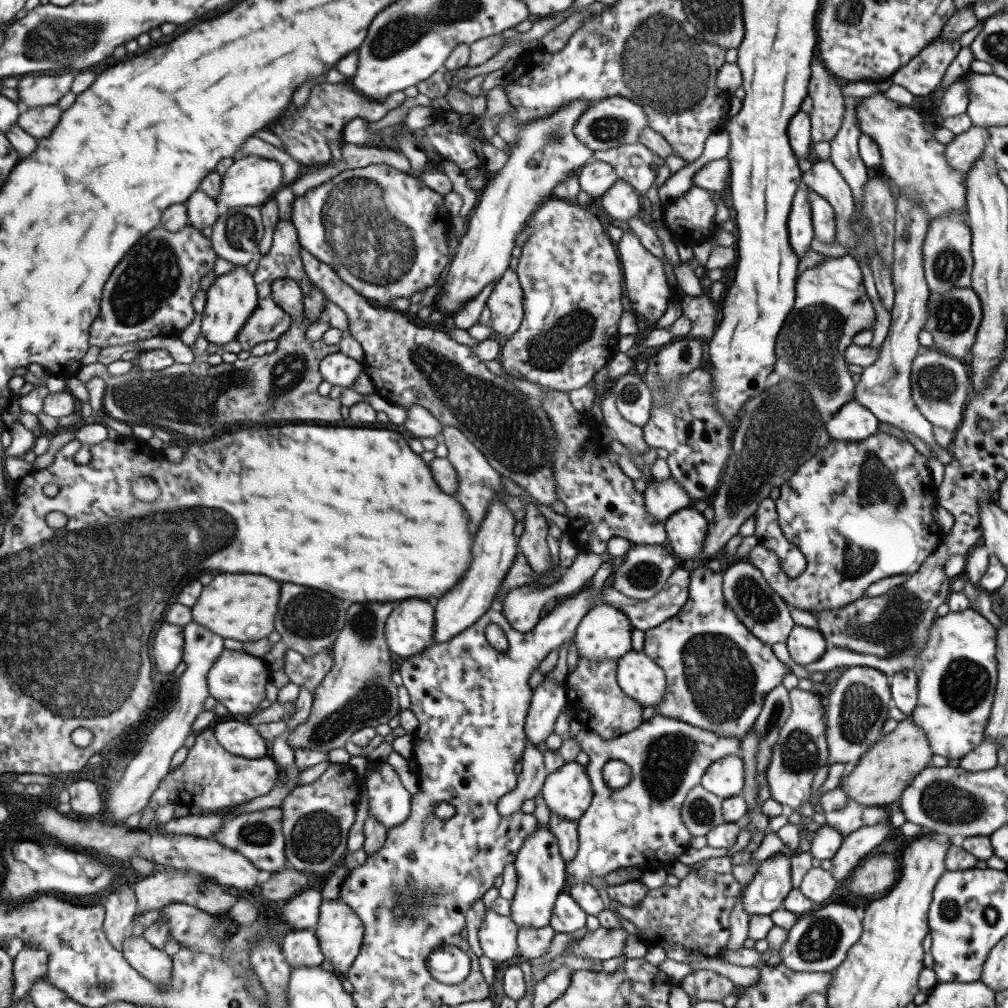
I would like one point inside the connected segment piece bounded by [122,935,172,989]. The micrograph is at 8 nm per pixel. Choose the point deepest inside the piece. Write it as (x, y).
(155, 964)

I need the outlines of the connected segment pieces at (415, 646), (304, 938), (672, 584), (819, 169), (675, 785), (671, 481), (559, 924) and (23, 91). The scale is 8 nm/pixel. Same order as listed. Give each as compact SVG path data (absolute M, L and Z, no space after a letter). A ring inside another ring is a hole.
M419 598L394 604L384 623L388 650L399 659L409 659L429 646L433 634L434 609Z
M313 929L290 930L281 942L281 954L291 970L300 966L312 967L320 965L324 960L323 953Z
M680 565L667 578L666 586L649 600L633 600L611 587L602 592L601 604L619 609L633 628L646 631L679 612L687 602L689 578L690 569Z
M827 160L812 162L811 168L801 172L800 182L829 202L835 212L835 244L843 247L856 246L854 234L850 230L850 215L854 213L849 185L843 180L838 168Z
M564 707L561 708L552 732L556 732L562 740L575 739L580 744L580 750L587 754L588 760L583 766L590 780L592 797L589 806L577 821L578 849L575 851L575 856L565 863L565 888L580 882L588 882L588 878L603 877L612 870L627 866L636 867L641 871L669 870L678 856L690 847L690 832L683 826L680 818L680 808L687 791L700 784L702 774L712 762L724 756L739 755L740 742L735 737L722 737L716 732L659 714L643 720L637 728L610 739L601 738L587 729L581 729L570 736L569 721ZM609 759L623 761L631 769L629 782L623 788L609 788L602 779L602 766Z
M671 476L659 482L651 479L642 496L646 511L662 523L672 512L687 507L691 502L687 491Z
M564 891L557 895L548 922L555 933L571 933L573 930L579 930L583 928L585 921L585 912L579 908L569 893Z
M71 72L69 74L63 74L62 76L25 76L22 77L18 82L19 97L22 103L22 108L35 108L37 106L49 106L55 105L67 94L72 92L72 86L75 82L77 73Z

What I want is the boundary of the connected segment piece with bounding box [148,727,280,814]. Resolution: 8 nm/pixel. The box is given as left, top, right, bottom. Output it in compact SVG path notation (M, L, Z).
M211 727L195 734L193 746L188 748L185 760L178 764L174 770L170 771L162 782L158 784L159 787L148 804L153 810L167 804L173 806L180 804L181 806L187 806L189 809L197 806L199 808L198 814L219 814L219 812L229 810L231 807L243 804L251 799L265 796L278 780L280 769L271 756L265 755L259 758L248 759L231 754L222 746L219 746L217 738L211 731Z

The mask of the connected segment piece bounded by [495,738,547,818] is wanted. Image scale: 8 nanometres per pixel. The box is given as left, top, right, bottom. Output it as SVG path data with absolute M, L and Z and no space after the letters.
M527 738L524 740L520 762L522 767L517 775L515 788L500 796L495 802L495 810L502 818L512 816L515 811L528 807L534 796L540 792L547 775L542 759L542 747L539 744L533 744Z

